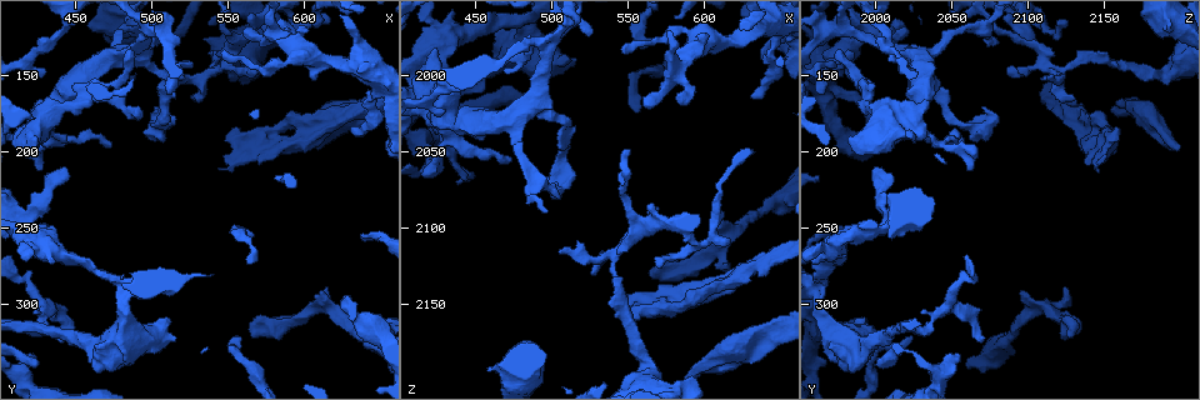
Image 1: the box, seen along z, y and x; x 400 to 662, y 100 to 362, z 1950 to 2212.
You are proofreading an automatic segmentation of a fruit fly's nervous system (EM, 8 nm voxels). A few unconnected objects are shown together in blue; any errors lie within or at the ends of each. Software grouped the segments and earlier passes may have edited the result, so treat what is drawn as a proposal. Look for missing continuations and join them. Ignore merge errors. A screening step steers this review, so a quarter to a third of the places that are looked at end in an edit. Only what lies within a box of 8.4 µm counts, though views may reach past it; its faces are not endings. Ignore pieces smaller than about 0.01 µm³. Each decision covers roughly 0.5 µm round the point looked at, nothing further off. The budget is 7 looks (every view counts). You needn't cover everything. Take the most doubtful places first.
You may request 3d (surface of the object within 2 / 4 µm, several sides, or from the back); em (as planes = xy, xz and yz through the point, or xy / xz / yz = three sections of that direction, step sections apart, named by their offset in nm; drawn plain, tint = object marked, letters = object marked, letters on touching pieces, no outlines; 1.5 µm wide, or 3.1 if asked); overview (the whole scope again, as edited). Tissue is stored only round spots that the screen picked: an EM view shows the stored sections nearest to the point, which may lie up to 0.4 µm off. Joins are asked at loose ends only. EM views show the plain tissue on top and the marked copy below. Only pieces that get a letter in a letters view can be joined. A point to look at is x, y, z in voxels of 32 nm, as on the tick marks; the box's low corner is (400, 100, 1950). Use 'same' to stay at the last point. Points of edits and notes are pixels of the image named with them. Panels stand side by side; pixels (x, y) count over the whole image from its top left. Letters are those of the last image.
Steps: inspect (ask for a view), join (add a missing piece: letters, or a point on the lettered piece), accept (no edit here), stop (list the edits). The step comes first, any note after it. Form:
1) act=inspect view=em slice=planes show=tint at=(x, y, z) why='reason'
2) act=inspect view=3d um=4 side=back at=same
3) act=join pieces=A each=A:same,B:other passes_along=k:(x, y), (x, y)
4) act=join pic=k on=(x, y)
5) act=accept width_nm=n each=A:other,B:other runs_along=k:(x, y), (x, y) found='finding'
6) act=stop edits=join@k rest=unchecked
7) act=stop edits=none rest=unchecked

act=inspect view=em slice=planes show=letters at=(572, 204, 2138) why='free end'

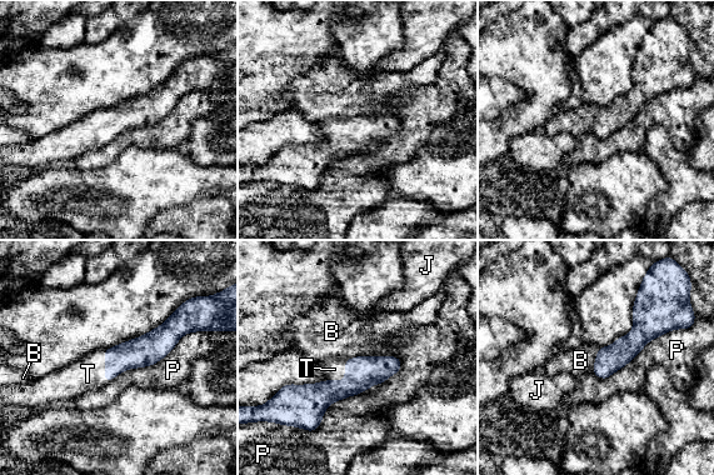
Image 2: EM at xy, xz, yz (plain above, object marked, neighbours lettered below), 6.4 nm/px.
act=join pieces=T each=B:other,J:other,P:other,T:same passes_along=2:(362, 373), (345, 379), (334, 369) found='the cell continues'

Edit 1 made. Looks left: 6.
act=inspect view=overview why='see it whole again'

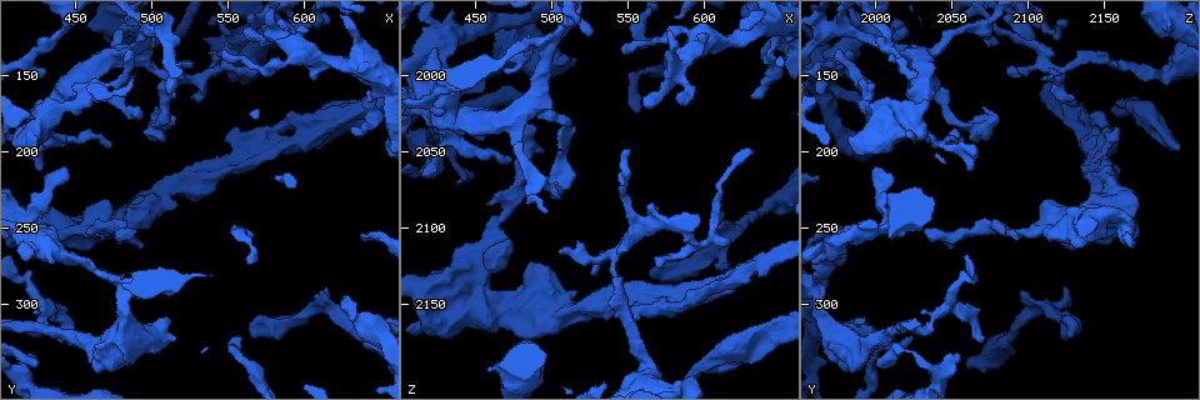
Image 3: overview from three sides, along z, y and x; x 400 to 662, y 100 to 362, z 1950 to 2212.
act=inspect view=em slice=planes show=letters at=(422, 336, 2056) why='free end'

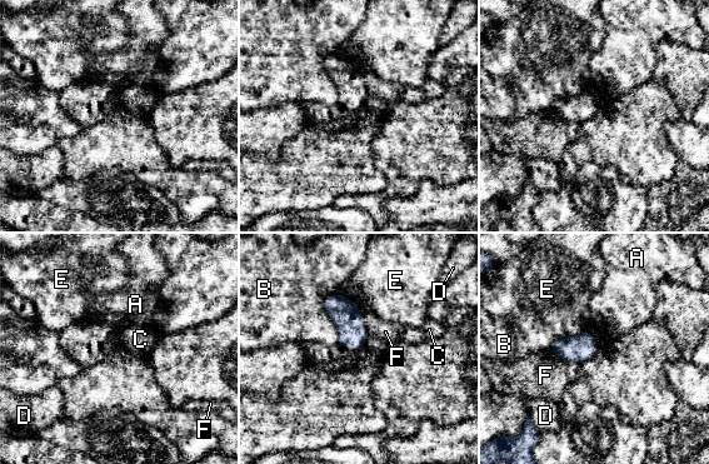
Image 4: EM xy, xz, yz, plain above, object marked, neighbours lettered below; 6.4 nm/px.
act=accept longest_contact=F:340nm each=A:other,B:other,C:other,D:other,E:other,F:other border=4:(368, 337), (363, 345) found='no lettered piece goes on from it'

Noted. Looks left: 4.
act=inspect view=3d um=2 side=back at=(506, 152, 2116) why='branch stops here'

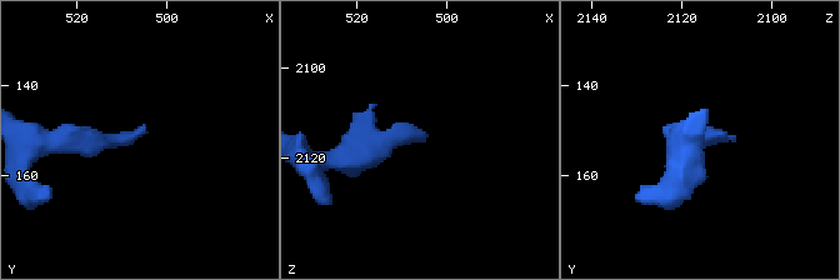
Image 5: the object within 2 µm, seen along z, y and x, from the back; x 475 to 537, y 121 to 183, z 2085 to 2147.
act=inspect view=em slice=planes show=tint at=(504, 150, 2116)

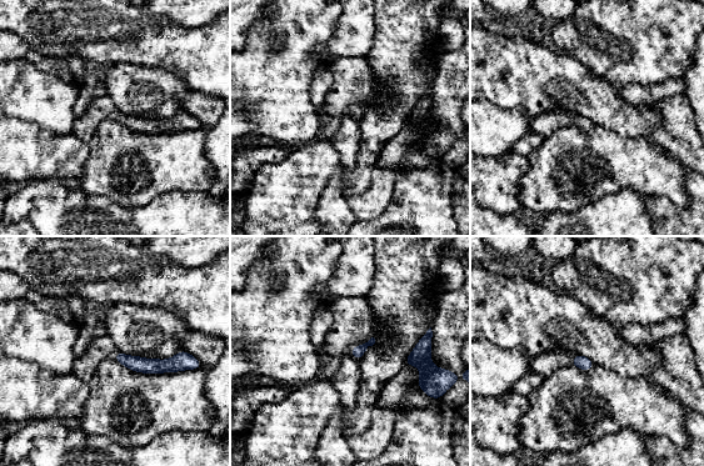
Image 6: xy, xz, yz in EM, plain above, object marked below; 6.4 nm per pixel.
act=inspect view=em slice=planes show=letters at=same why='what lies round it'

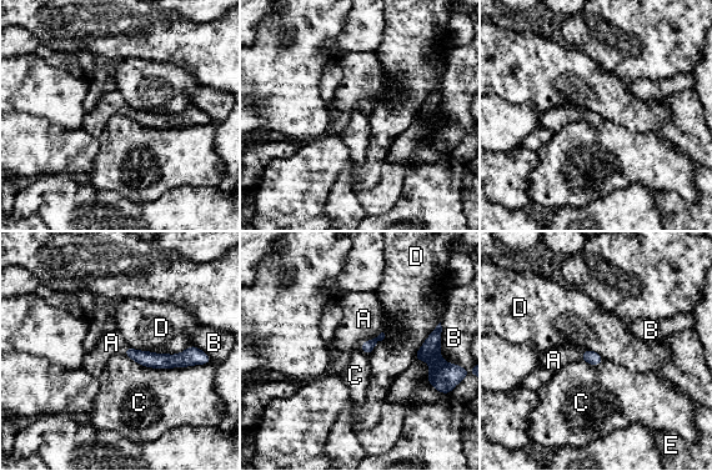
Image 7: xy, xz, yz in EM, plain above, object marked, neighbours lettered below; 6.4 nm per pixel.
act=join pieces=A each=A:same,B:other,C:other,D:other,E:other found='the cell continues'

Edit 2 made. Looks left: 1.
act=stop edits=join@2,join@7 rest=unchecked

